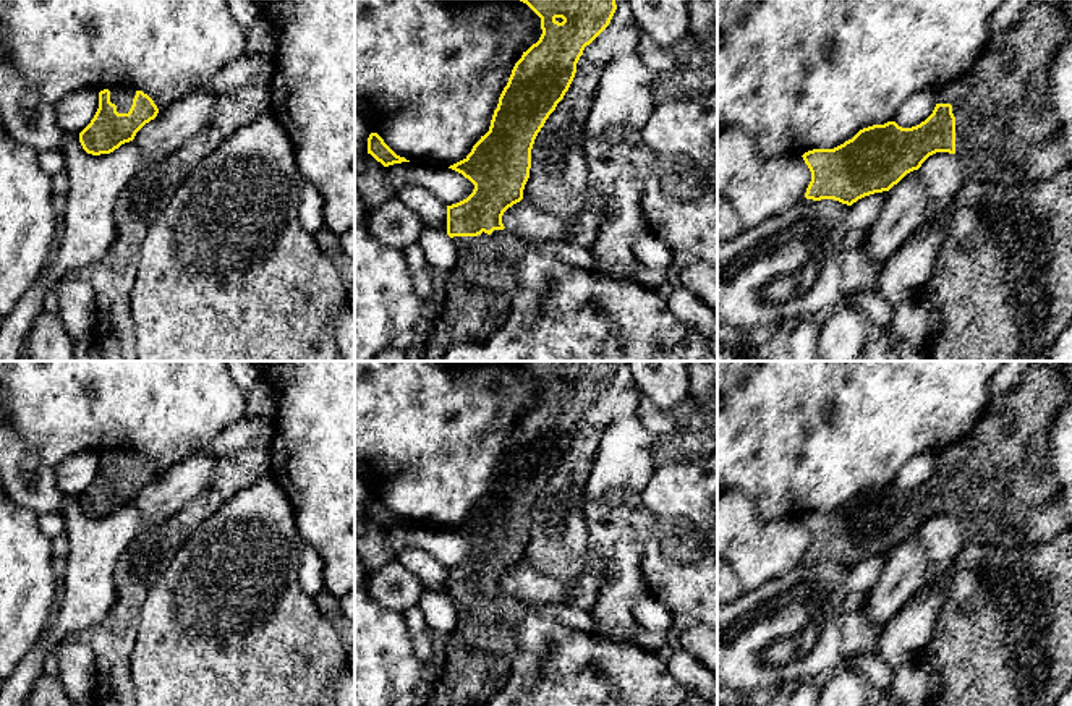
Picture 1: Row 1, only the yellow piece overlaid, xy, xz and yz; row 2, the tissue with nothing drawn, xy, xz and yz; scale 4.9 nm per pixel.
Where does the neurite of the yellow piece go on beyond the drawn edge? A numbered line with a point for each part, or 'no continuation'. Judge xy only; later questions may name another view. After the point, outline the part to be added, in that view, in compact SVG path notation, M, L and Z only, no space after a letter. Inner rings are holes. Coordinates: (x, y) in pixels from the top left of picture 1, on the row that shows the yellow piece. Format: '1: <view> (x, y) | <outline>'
1: xy (122, 96) | M128 86L110 87L110 102L117 105L118 113L128 113L136 91Z

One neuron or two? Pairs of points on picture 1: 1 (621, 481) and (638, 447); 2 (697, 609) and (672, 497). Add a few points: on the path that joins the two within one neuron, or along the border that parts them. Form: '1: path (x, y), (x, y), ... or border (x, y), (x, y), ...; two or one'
1: path (621, 473), (624, 462), (630, 455); one
2: path (697, 582), (695, 538), (689, 531), (689, 525); one

